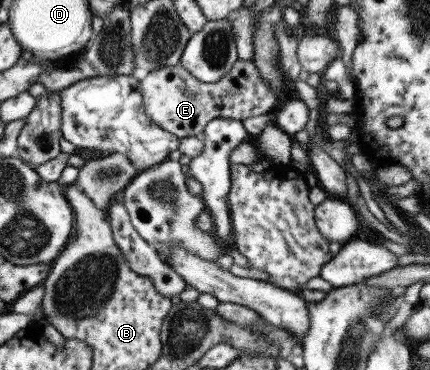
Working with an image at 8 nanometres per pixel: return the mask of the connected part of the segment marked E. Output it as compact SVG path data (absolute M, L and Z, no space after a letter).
M253 59L250 61L238 60L233 65L233 68L229 70L229 73L226 73L219 81L213 83L200 82L188 69L181 67L180 64L176 64L172 67L150 71L141 78L140 84L146 112L160 128L170 131L179 139L204 133L205 126L213 119L229 118L242 120L248 117L257 117L274 110L280 103L276 93L261 77Z

